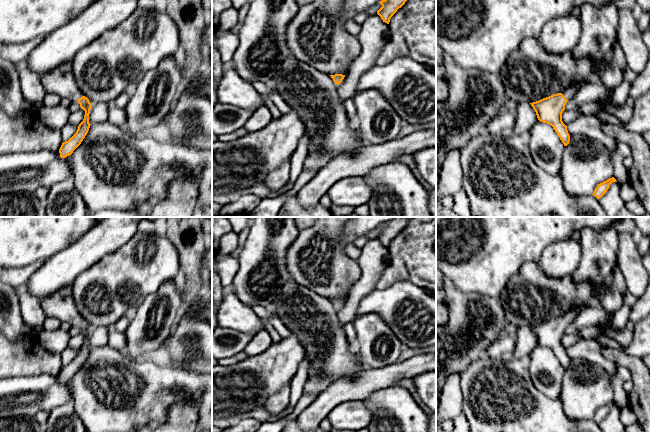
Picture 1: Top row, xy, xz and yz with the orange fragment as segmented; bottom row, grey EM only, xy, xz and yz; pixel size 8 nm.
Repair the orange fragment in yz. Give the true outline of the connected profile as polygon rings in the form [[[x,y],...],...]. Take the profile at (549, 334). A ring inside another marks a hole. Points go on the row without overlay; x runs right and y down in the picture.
[[[575,307],[567,311],[562,317],[553,318],[539,325],[530,327],[539,345],[553,351],[560,364],[567,370],[570,359],[567,350],[562,345],[562,337],[568,324],[572,323],[584,307]]]

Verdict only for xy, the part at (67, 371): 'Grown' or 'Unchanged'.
Grown

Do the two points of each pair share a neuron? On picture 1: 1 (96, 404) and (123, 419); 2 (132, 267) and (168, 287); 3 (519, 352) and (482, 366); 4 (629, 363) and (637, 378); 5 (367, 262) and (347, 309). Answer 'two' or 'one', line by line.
1: one
2: two
3: two
4: one
5: one

